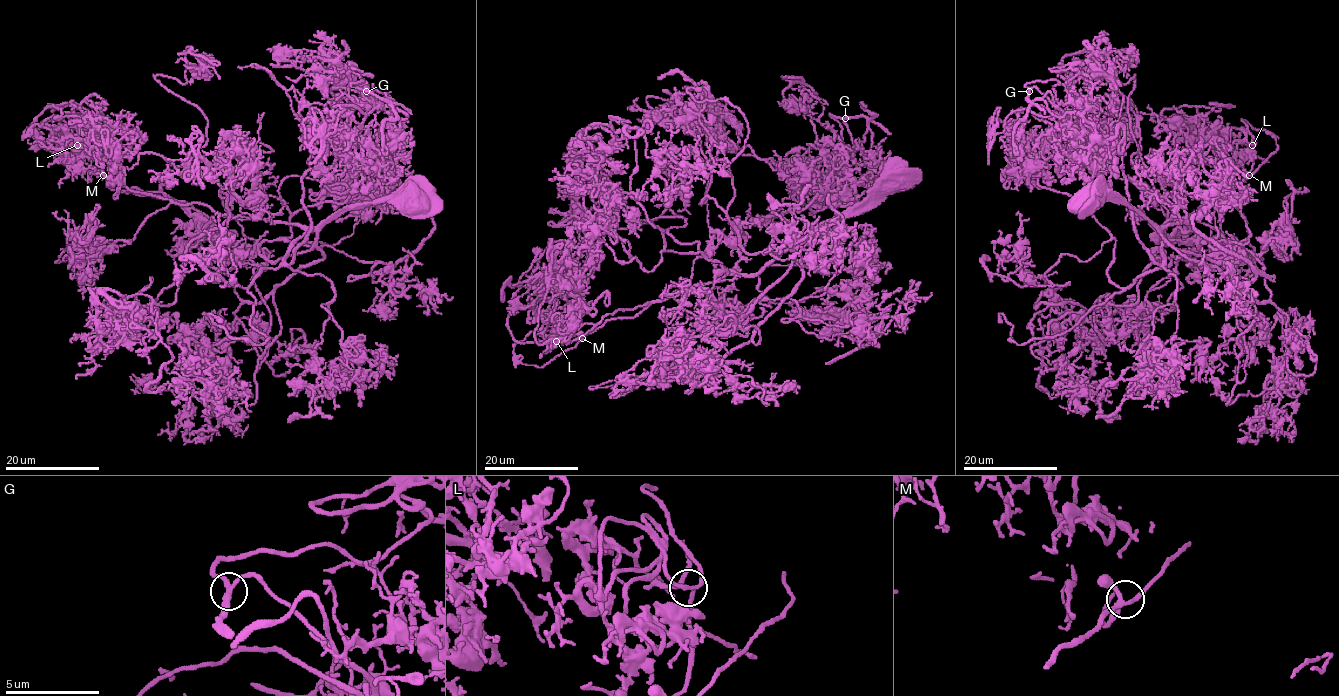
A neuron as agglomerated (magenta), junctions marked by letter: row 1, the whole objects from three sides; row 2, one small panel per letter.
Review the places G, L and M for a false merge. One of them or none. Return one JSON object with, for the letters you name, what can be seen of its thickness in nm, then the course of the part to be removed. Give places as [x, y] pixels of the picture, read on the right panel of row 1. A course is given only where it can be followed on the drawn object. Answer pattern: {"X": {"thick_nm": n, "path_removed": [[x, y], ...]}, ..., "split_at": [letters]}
{"split_at": []}

